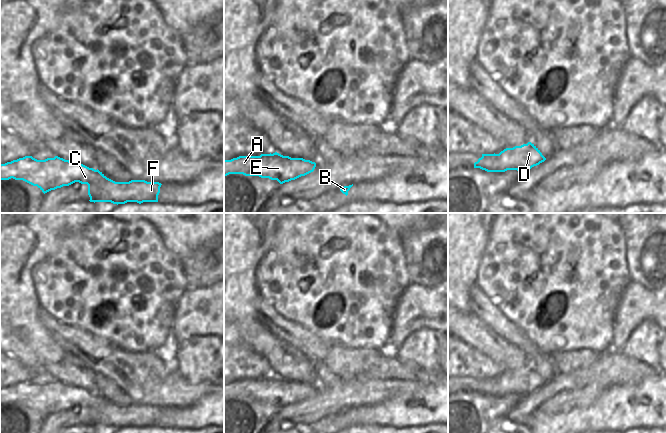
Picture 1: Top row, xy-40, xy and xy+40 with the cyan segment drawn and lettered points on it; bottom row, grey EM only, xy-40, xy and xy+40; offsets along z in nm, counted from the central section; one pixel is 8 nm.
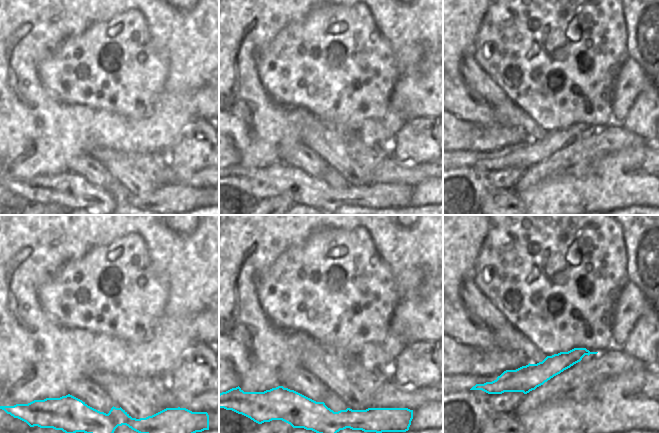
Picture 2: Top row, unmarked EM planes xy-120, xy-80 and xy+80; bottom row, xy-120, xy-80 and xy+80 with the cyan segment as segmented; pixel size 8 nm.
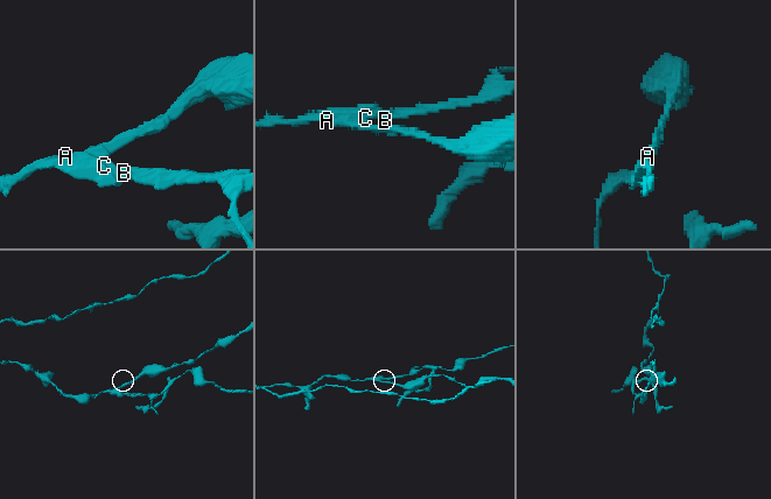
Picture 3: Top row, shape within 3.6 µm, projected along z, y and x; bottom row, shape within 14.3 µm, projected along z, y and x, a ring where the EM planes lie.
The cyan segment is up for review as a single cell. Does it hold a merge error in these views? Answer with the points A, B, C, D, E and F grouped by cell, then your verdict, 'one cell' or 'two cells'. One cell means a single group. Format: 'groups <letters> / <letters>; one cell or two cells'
groups A B C E F / D; two cells

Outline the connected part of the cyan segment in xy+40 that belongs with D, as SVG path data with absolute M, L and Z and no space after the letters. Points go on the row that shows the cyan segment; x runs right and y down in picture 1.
M531 142L513 148L506 148L499 154L482 154L482 157L474 163L474 168L509 168L519 166L527 168L537 166L546 158L540 150Z

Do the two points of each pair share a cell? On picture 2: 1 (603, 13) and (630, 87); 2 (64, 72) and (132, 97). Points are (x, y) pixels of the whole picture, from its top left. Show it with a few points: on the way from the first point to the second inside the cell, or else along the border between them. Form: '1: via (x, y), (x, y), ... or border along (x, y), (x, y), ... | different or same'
1: border along (628, 57), (617, 75), (613, 88) | different
2: via (81, 79), (115, 80) | same

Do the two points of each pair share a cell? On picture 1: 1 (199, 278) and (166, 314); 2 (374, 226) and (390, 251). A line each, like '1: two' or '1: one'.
1: two
2: one

